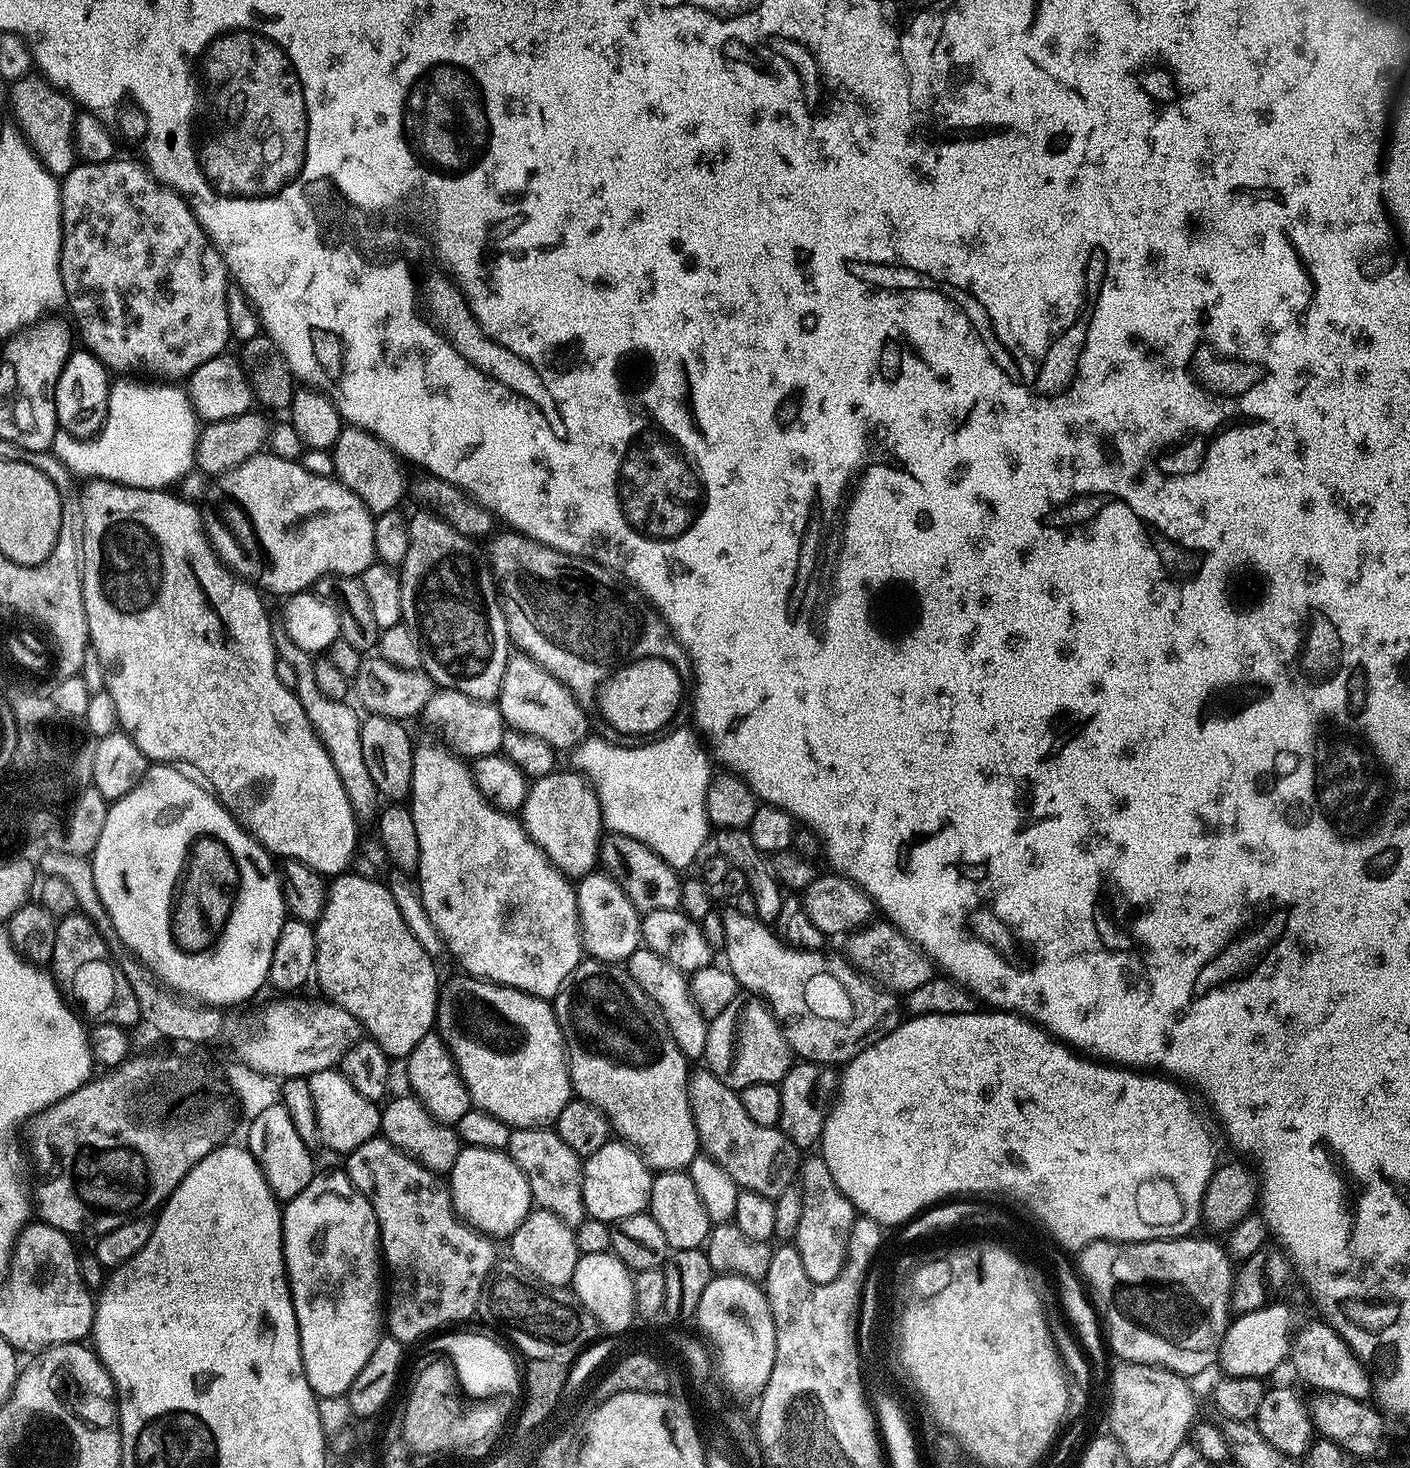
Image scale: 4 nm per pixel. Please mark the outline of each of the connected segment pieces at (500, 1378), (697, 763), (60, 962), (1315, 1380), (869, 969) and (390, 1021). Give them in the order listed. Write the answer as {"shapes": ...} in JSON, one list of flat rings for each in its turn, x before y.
{"shapes":[[[454,1330,454,1332,444,1332,437,1335,434,1339,429,1341,432,1349,438,1351,439,1355,445,1356,451,1363,456,1372,456,1378,465,1392,465,1395,471,1399,490,1400,496,1397,498,1394,514,1394,516,1395,522,1388,522,1376,518,1374,518,1368,514,1360,515,1355,511,1352,511,1349,503,1343,498,1344,491,1335,484,1335,480,1332,460,1332,464,1330]],[[691,727,689,728,676,728,673,732,665,731,659,738,649,739,642,746,633,748,611,744,603,740,599,734,592,734,570,752,571,767,585,777,596,792,602,810,604,828,609,833,629,836,650,846,650,850,654,850,658,858,662,858,671,868,677,870,685,870,684,868,690,867,696,859,697,863,705,851,704,843,707,840,709,843,710,840,706,790,714,775,713,761,701,737]],[[79,910,70,916,59,917,50,971,60,991,89,1021,92,1019,96,1024,121,1024,126,1029,131,1029,132,1024,141,1023,138,1001,134,999,134,990,130,990,130,982,126,982,126,974,118,970,94,922]],[[1327,1322,1310,1324,1295,1335,1290,1353,1290,1365,1317,1393,1333,1392,1354,1400,1367,1401,1374,1392,1374,1380,1369,1369,1354,1354,1354,1350]],[[880,920,866,927,859,929,849,937,848,954,849,961,861,971,874,977,879,983,882,983,889,991,897,994,907,994,913,992,918,986,928,982,935,975,936,968,927,955,912,940,908,940,903,932,897,930,888,921]],[[341,874,328,884,328,901,322,910,319,920,316,921,314,927,316,930,316,970,314,973,315,983,320,983,320,988,324,992,328,992,327,999,331,1003,337,1004,342,1010,346,1010,346,1014,354,1014,354,1018,358,1018,358,1022,364,1027,365,1033,378,1046,382,1046,382,1050,389,1058,407,1058,414,1050,414,1046,418,1046,418,1042,422,1042,422,1038,426,1038,426,1034,433,1031,436,1022,436,1005,440,1002,440,993,442,991,442,980,436,977,436,968,434,965,434,957,426,950,422,950,422,946,418,946,418,938,414,938,414,934,410,934,410,930,406,926,406,922,402,918,402,914,398,910,398,899,390,894,387,883,371,880,368,876,352,876,353,874]]]}

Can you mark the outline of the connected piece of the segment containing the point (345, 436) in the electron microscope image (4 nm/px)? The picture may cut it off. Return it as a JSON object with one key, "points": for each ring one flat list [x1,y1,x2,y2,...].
{"points":[[341,427,336,443,330,449,334,458,335,479,339,480,374,514,395,512,401,507,408,492,408,476,404,473,405,461,391,448,386,447,374,434,365,428]]}

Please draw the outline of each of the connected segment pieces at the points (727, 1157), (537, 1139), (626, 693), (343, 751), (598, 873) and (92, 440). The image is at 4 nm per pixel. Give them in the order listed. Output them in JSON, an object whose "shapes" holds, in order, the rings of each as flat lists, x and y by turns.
{"shapes":[[[693,1071,688,1077,688,1101,703,1153,714,1158,741,1190,757,1192,776,1201,798,1176,801,1149,779,1127,758,1126,750,1119,737,1089,726,1086,713,1072]],[[513,1128,506,1151,518,1170,522,1170,533,1201,539,1207,558,1214,566,1226,575,1230,586,1218,582,1198,584,1164,581,1156,574,1154,574,1150,570,1150,570,1146,566,1146,566,1142,562,1142,560,1135,552,1128]],[[658,658,639,659,618,668,600,700,605,723,624,735,650,736,663,731,682,702,682,680,677,672,675,665]],[[273,627,272,641,278,659,286,662,286,666,294,666,296,697,298,702,302,702,302,710,306,710,306,718,310,718,310,726,315,730,316,737,320,739,322,746,330,754,330,762,334,762,334,770,338,770,338,778,342,778,342,786,350,798,352,811,363,814,363,812,370,811,372,807,375,809,378,793,374,786,374,778,370,778,370,770,366,770,366,762,362,758,361,713,355,707,352,709,351,703,326,698,326,694,322,694,322,690,318,690,318,682,314,682,313,653,302,650,302,646,294,646,294,638,290,638,290,634,286,634,284,627]],[[593,870,579,877,575,885,576,905,580,915,580,943,583,951,593,960,603,960,613,966,627,962,630,954,641,947,640,918,642,913,626,898,622,886,603,870]],[[120,378,120,380,111,385,108,389,108,413,104,419,104,425,100,427,99,432,94,436,87,438,83,436,75,436,69,432,58,430,52,439,50,451,57,456,77,478,91,478,93,480,107,480,109,484,125,484,131,488,158,488,161,490,171,489,171,484,176,484,188,471,193,471,196,463,196,439,200,434,201,425,198,423,198,417,195,409,192,408,192,399,188,396,187,391,183,387,175,388,175,383,160,382,164,384,143,384,140,380,132,380,136,378]]]}

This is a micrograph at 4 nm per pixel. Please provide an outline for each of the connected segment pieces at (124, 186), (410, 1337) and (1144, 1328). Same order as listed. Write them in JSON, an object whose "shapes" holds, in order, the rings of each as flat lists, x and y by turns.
{"shapes":[[[117,158,101,164,77,163,68,176,63,177,60,186,60,205,62,206,62,226,64,241,60,251,60,277,64,287,67,307,72,307,76,322,80,326,80,334,84,338,83,347,93,352,104,363,104,367,116,374,132,374,135,368,149,368,152,372,161,372,161,377,176,378,191,376,202,362,210,362,210,358,221,355,230,344,232,331,230,318,226,318,226,298,230,287,230,273,224,262,224,255,216,249,198,218,192,213,187,199,175,192,166,184,161,184,143,163,135,164,132,160]],[[377,1134,371,1140,362,1142,362,1146,358,1146,353,1152,347,1153,346,1171,350,1182,354,1187,362,1193,370,1202,370,1206,376,1215,376,1221,380,1227,380,1247,382,1249,382,1260,386,1265,386,1276,392,1279,392,1293,387,1293,386,1296,386,1332,387,1335,393,1336,394,1339,400,1341,405,1346,411,1346,415,1340,420,1340,423,1336,425,1338,431,1337,433,1334,439,1333,441,1330,447,1329,447,1324,454,1324,450,1326,460,1326,463,1320,473,1319,476,1316,476,1307,478,1306,478,1298,482,1294,482,1286,488,1281,489,1276,492,1275,496,1264,496,1248,491,1239,485,1236,484,1233,476,1231,469,1224,465,1224,463,1220,457,1216,454,1206,452,1205,452,1194,447,1183,444,1184,437,1173,432,1172,428,1168,423,1168,418,1161,412,1159,408,1153,398,1150,383,1136]],[[1189,1234,1172,1240,1096,1240,1079,1249,1079,1278,1094,1308,1107,1321,1102,1326,1107,1347,1112,1352,1116,1351,1121,1361,1157,1364,1185,1378,1193,1378,1219,1361,1220,1347,1233,1315,1234,1260,1223,1243,1215,1244,1212,1240,1199,1240,1198,1237]]]}

